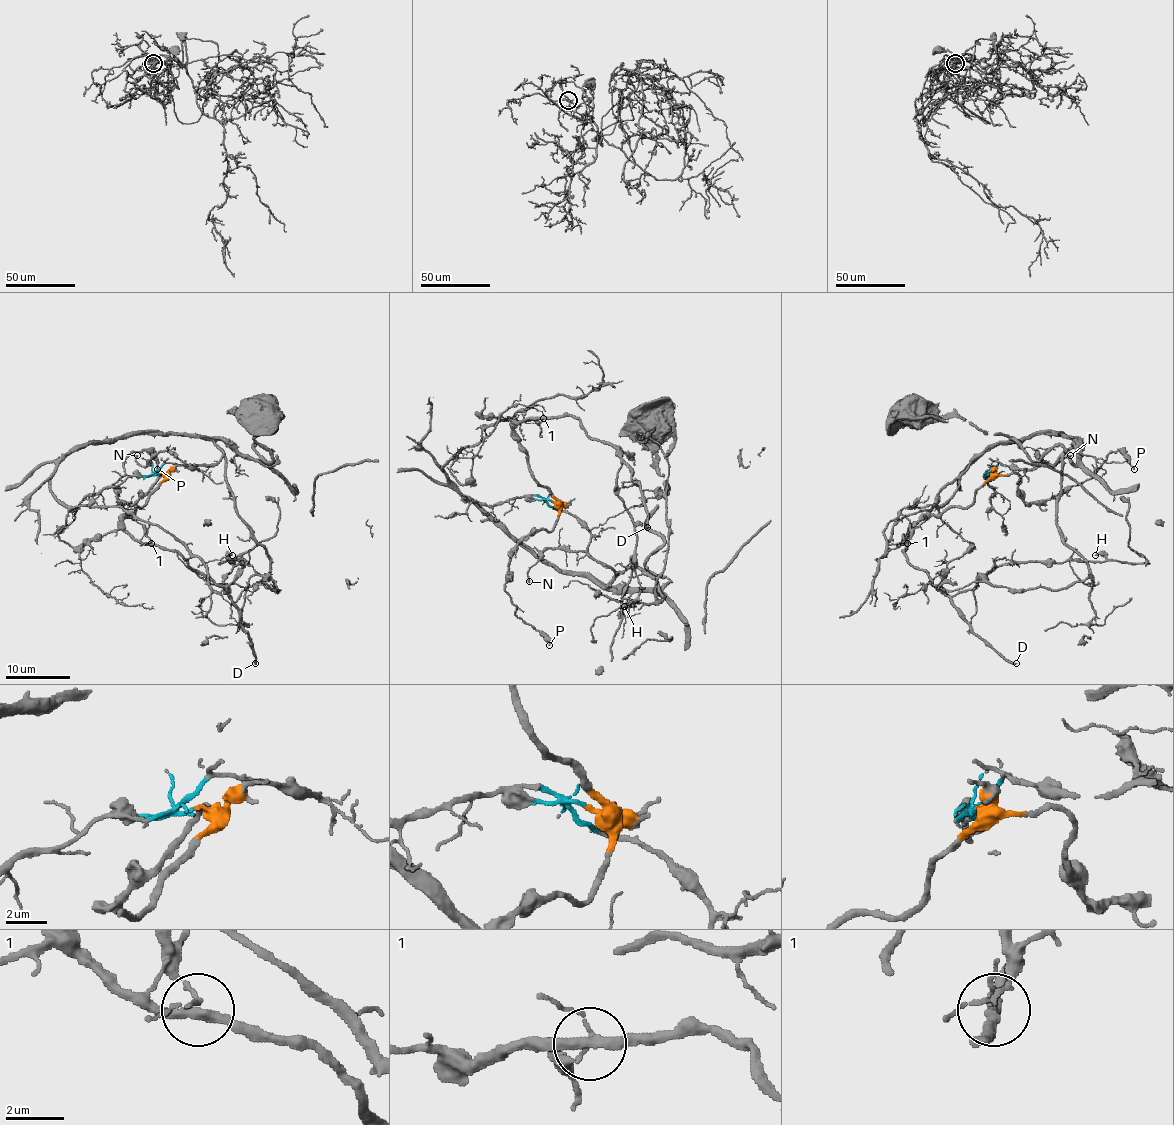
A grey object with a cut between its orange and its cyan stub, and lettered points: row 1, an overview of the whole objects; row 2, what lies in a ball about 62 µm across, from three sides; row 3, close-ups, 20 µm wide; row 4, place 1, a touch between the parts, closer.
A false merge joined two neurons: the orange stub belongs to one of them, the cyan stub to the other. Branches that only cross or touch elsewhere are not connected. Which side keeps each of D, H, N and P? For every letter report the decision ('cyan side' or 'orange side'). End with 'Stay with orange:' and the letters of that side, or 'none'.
D: orange side
H: orange side
N: cyan side
P: orange side
Stay with orange: D, H, P

